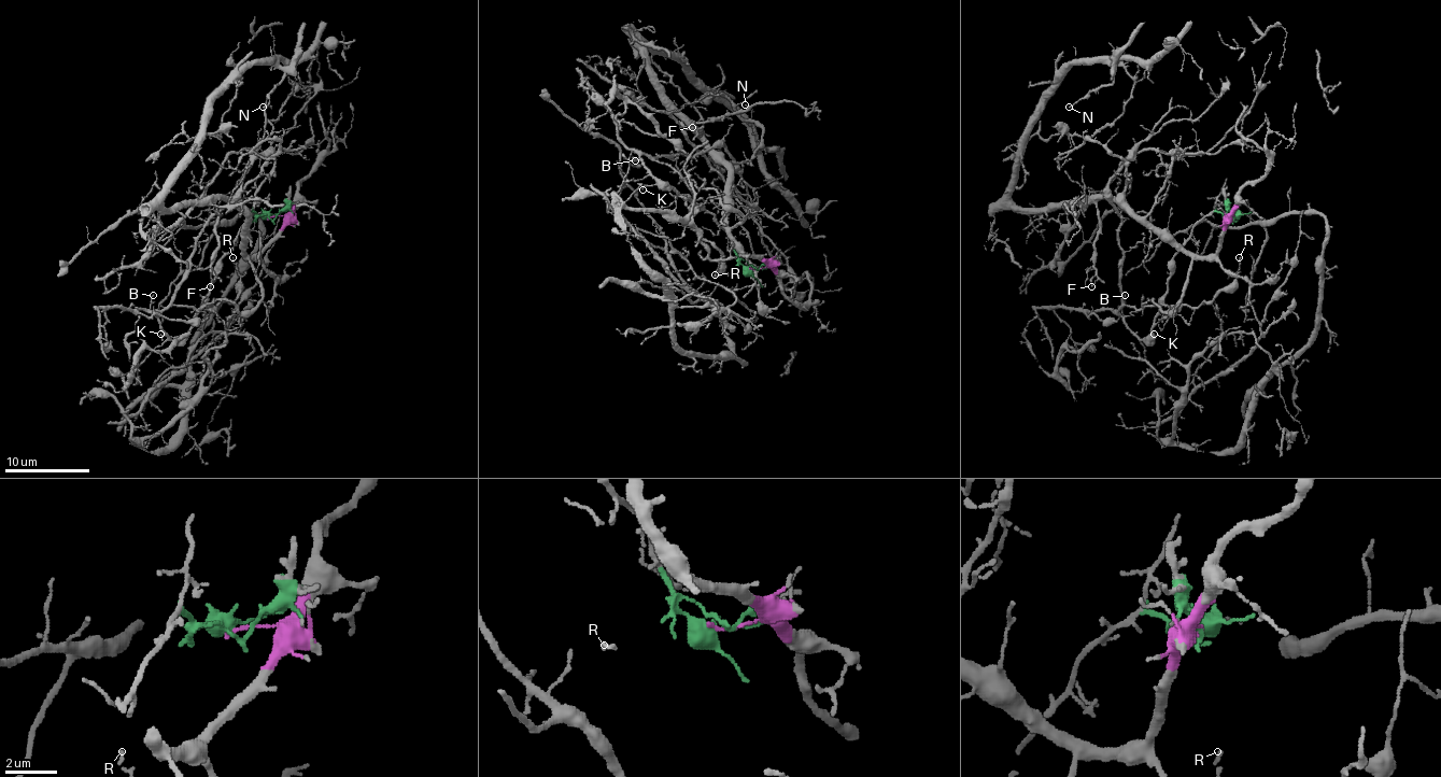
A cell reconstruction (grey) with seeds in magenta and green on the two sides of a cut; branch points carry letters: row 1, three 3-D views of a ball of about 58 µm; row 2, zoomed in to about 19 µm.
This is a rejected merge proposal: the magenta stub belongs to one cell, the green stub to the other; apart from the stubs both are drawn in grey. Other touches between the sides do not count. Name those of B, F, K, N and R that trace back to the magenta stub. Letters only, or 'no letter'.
F, N

